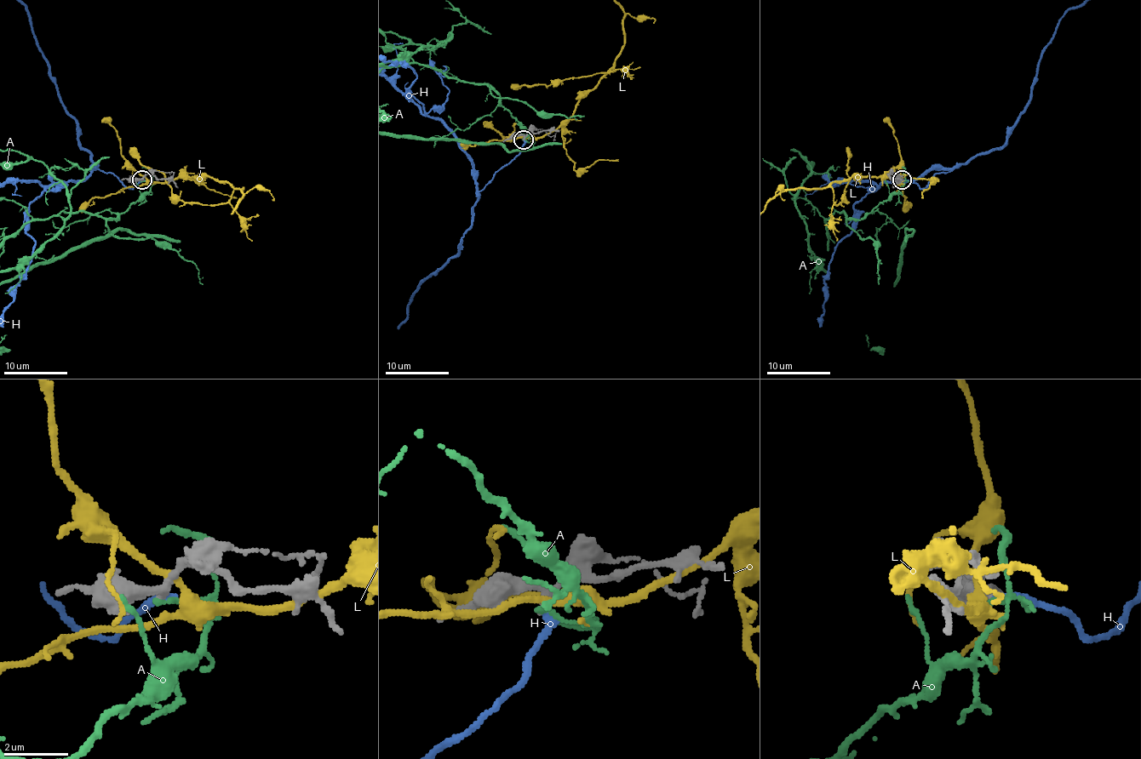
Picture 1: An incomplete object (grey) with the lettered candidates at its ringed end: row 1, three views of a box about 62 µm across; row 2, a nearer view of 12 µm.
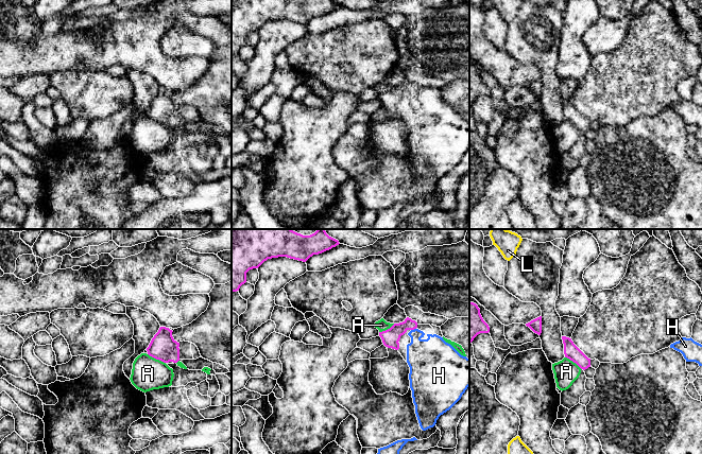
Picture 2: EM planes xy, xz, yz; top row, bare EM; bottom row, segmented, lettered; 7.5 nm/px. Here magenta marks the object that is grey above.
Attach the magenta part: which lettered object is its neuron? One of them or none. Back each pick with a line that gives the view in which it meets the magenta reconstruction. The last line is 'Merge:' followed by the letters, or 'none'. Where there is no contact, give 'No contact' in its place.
H: Touches magenta in xz
Merge: H

